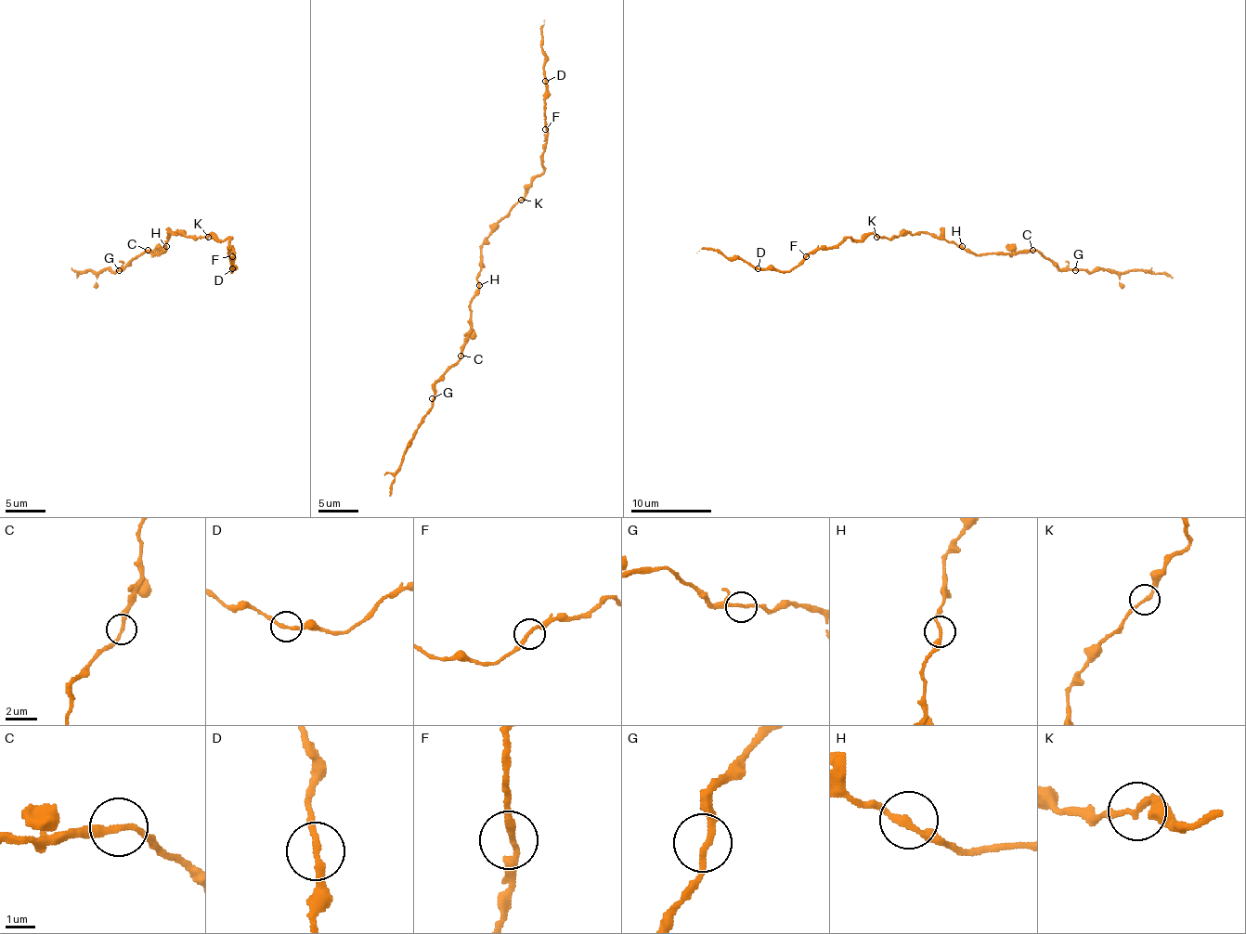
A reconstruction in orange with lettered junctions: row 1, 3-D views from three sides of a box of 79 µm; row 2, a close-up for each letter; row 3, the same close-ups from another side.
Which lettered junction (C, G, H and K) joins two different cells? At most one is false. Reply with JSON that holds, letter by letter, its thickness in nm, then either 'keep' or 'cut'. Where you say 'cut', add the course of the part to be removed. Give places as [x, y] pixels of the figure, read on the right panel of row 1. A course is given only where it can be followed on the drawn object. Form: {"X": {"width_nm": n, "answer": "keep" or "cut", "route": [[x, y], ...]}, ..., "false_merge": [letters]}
{"C": {"width_nm": 240, "answer": "keep"}, "G": {"width_nm": 200, "answer": "keep"}, "H": {"width_nm": 220, "answer": "keep"}, "K": {"width_nm": 200, "answer": "keep"}, "false_merge": []}

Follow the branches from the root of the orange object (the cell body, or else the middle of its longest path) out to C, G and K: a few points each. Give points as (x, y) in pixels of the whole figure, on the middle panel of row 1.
C: (481, 256), (481, 268), (476, 273), (479, 287), (471, 303), (471, 333), (460, 356)
G: (481, 256), (479, 287), (471, 303), (469, 342), (462, 356), (434, 383), (432, 398)
K: (481, 256), (483, 240), (521, 201)

